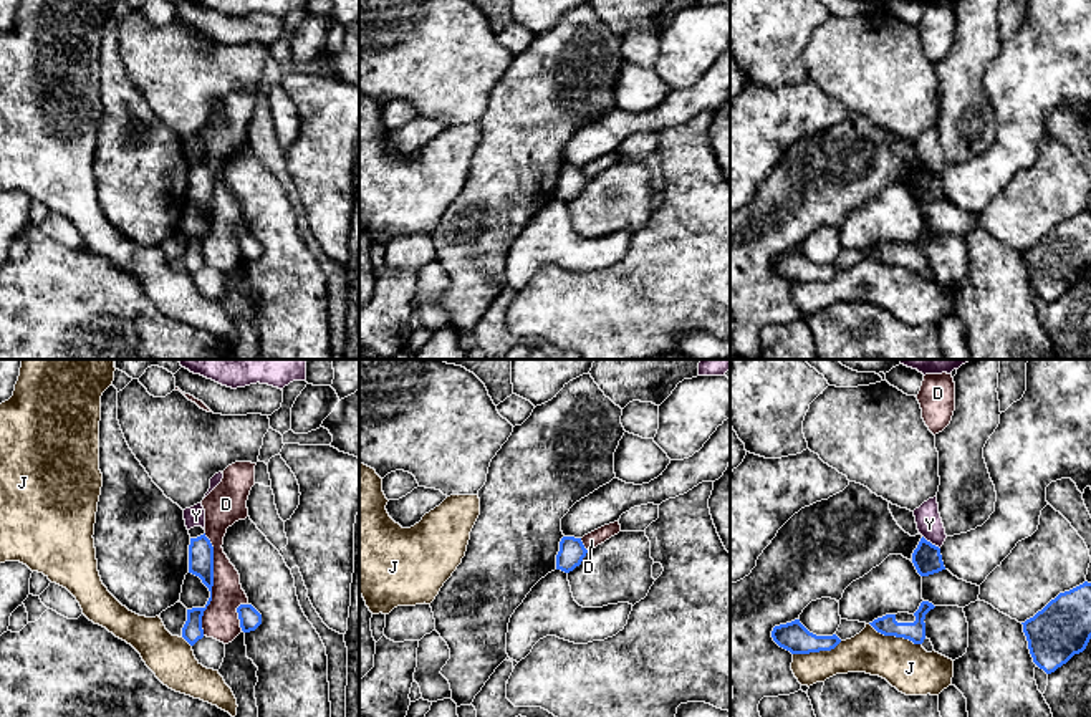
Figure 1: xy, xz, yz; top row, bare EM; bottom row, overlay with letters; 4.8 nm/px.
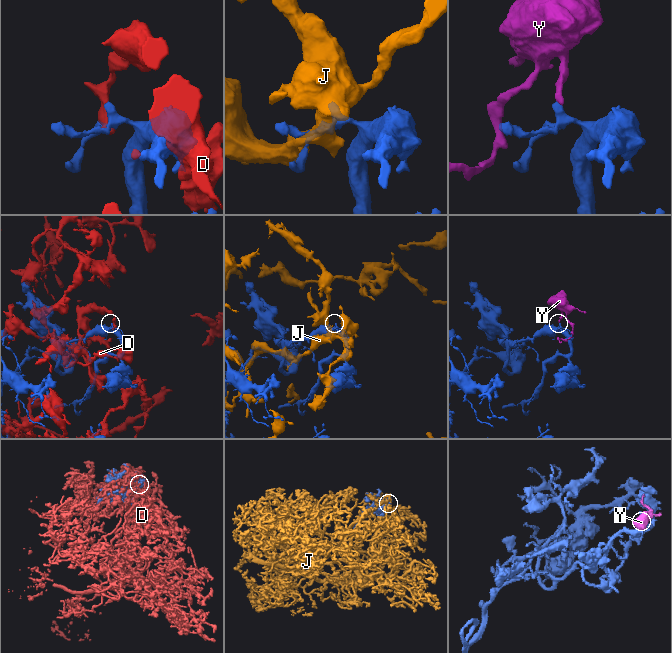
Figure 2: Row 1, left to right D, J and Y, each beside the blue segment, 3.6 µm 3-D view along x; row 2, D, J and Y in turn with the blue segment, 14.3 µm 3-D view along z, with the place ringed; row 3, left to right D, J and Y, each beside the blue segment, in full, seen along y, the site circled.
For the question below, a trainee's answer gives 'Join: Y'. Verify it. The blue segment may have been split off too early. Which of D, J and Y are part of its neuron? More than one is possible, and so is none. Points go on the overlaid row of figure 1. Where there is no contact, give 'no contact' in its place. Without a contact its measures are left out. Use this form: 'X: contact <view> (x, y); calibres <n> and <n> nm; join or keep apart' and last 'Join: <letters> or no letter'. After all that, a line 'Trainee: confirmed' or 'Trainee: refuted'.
D: contact xy (212, 585); calibres 130 and 180 nm; keep apart
J: contact yz (896, 636); calibres 100 and 240 nm; keep apart
Y: contact yz (929, 542); calibres 140 and 130 nm; keep apart
Join: no letter
Trainee: refuted

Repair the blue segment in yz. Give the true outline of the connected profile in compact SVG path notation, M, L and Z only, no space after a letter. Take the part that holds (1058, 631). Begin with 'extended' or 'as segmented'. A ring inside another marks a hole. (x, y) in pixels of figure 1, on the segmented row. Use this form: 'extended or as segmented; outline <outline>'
as segmented; outline M1091 583L1060 593L1021 624L1033 662L1046 674L1055 672L1091 639Z

